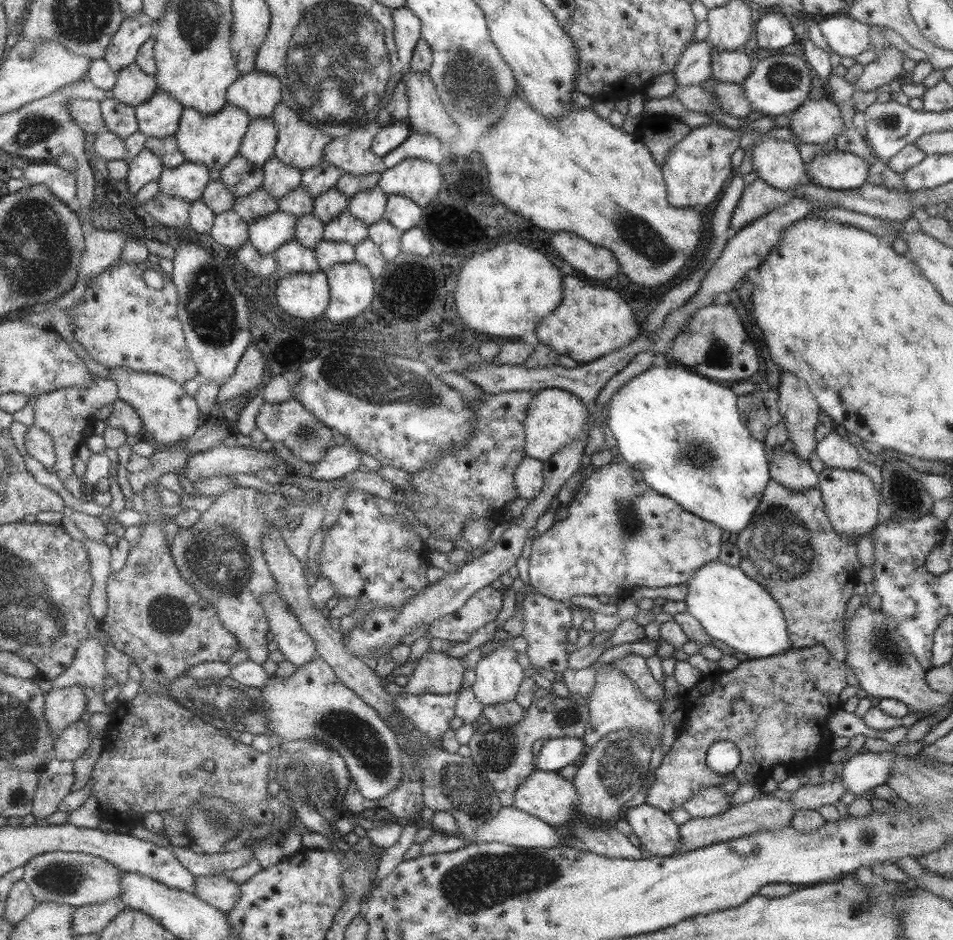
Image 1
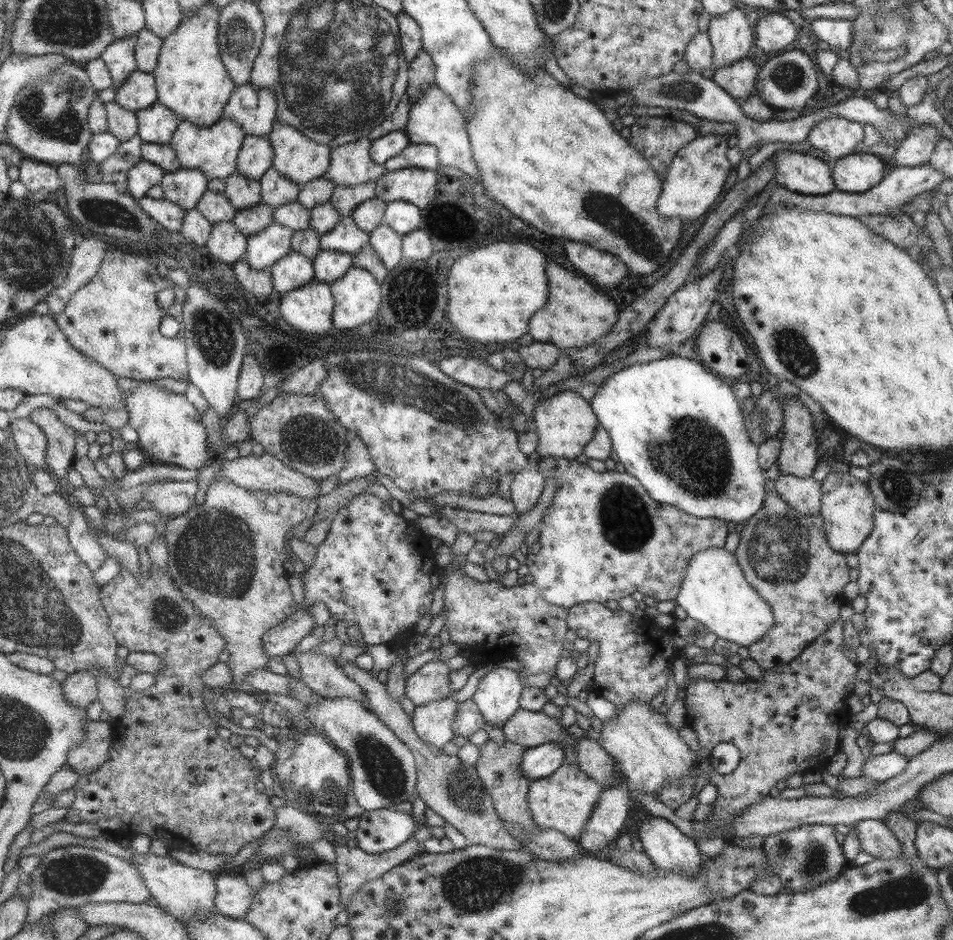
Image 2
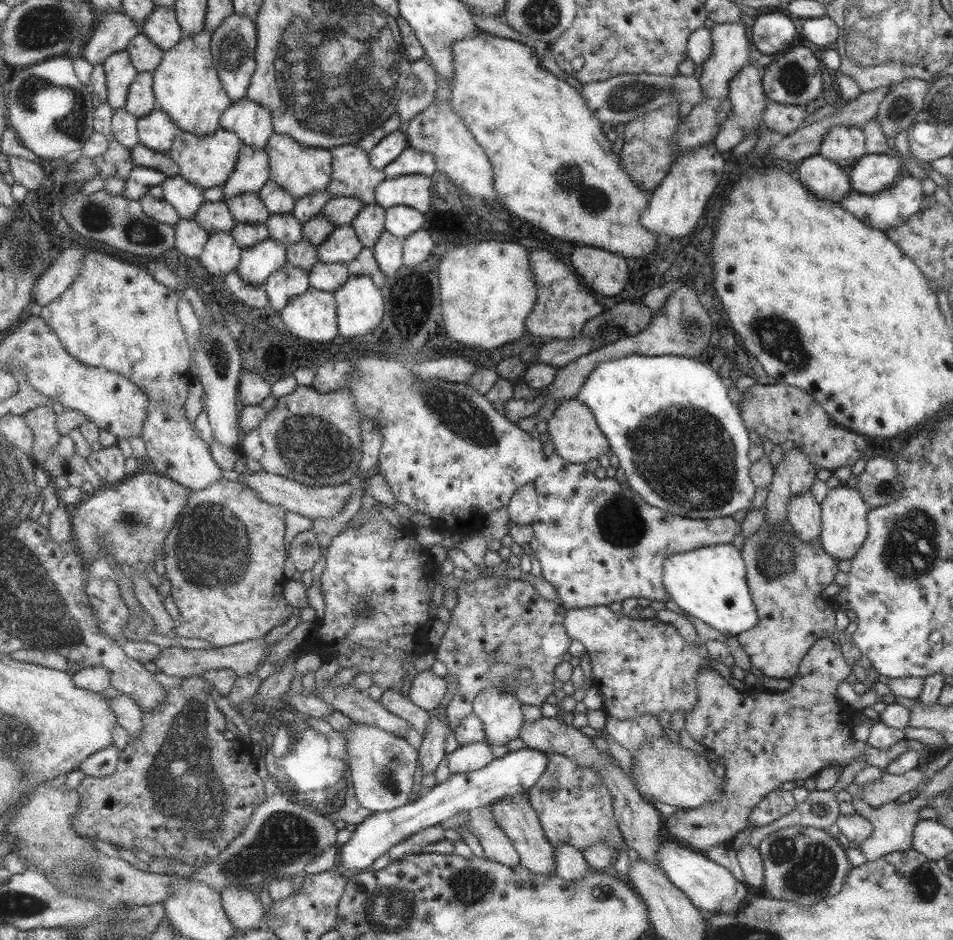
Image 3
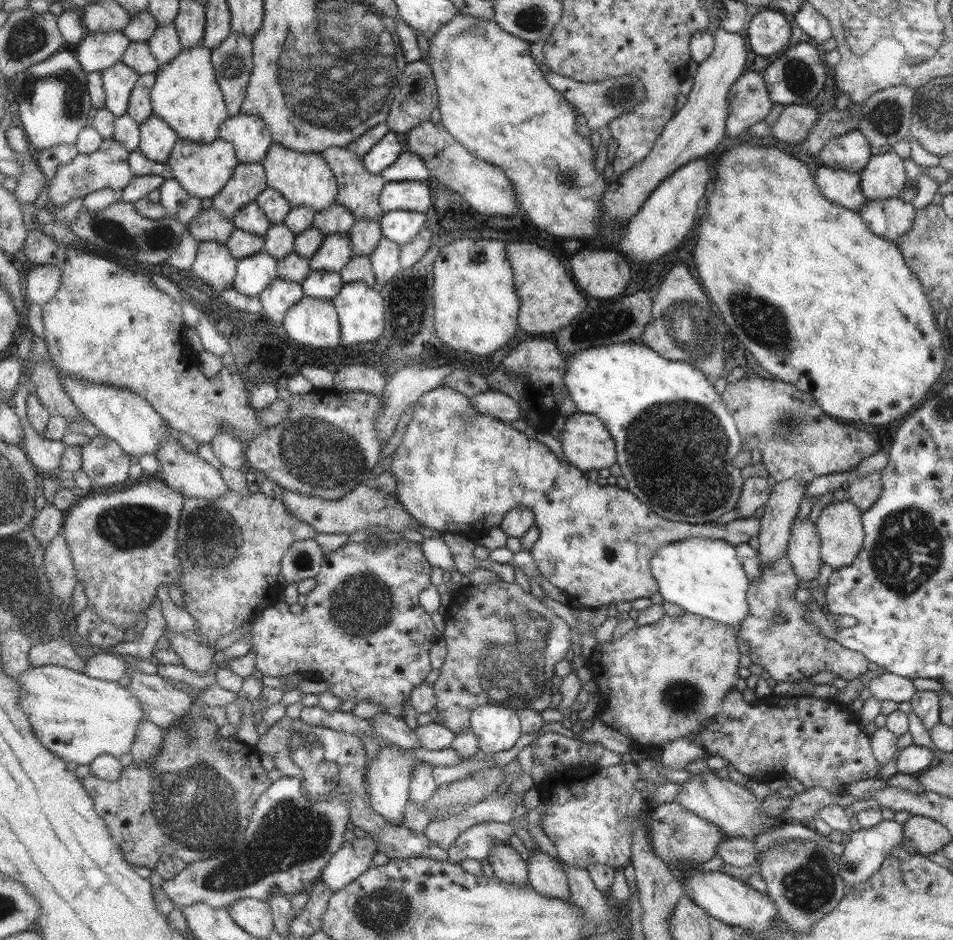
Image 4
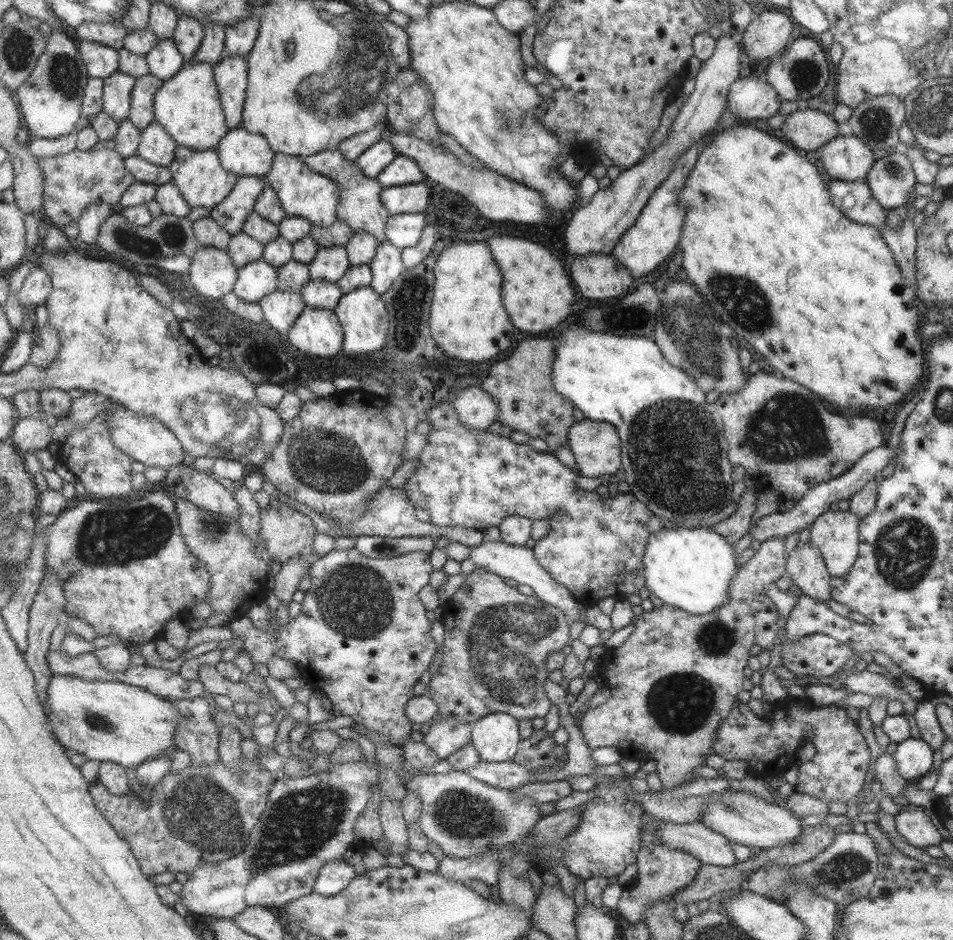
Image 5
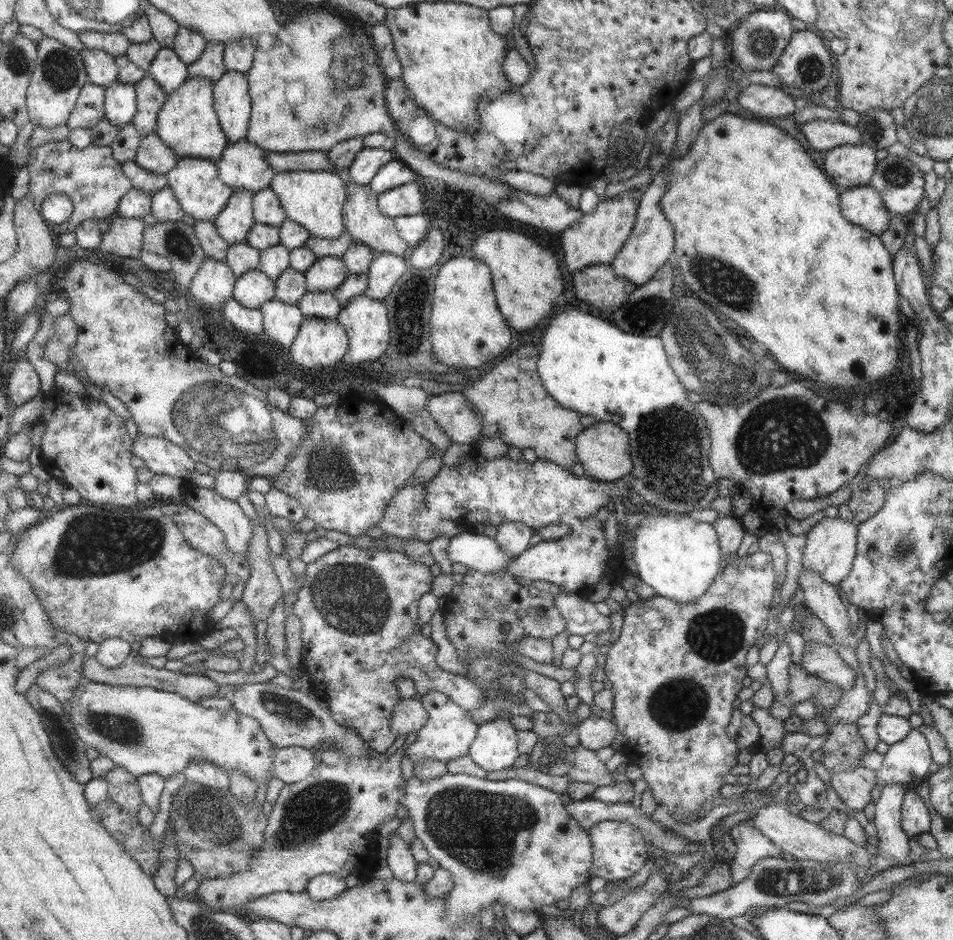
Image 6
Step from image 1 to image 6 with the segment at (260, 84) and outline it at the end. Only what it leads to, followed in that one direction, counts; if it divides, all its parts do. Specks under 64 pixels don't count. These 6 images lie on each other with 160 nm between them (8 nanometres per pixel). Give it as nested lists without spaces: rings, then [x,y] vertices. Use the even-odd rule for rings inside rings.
[[[239,139],[237,144],[230,144],[228,146],[223,154],[223,158],[217,163],[220,171],[219,178],[234,190],[250,190],[254,194],[271,187],[276,172],[269,166],[265,154],[266,151],[263,148],[259,148],[257,144],[251,144],[249,139]]]

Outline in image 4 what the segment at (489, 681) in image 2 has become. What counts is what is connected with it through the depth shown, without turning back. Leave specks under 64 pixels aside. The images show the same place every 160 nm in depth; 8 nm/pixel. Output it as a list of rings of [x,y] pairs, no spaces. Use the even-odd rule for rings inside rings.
[[[487,702],[471,713],[470,729],[478,738],[478,752],[504,752],[519,738],[518,711]]]

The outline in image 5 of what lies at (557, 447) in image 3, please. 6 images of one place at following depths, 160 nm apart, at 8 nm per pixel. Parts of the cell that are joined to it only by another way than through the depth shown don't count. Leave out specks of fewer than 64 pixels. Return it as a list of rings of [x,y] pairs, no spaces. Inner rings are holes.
[[[587,418],[571,424],[568,446],[574,456],[575,469],[586,478],[605,478],[621,466],[621,439],[610,423]]]

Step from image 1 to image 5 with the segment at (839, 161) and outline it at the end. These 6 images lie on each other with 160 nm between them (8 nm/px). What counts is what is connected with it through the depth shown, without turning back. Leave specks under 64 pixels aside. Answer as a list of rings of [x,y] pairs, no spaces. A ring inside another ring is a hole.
[[[887,152],[886,156],[874,161],[874,165],[871,166],[870,171],[864,178],[864,182],[867,187],[870,188],[871,194],[874,195],[875,201],[884,210],[899,208],[903,206],[909,200],[909,194],[913,190],[913,172],[911,172],[911,166],[909,166],[909,160],[905,155],[897,154],[894,152]]]

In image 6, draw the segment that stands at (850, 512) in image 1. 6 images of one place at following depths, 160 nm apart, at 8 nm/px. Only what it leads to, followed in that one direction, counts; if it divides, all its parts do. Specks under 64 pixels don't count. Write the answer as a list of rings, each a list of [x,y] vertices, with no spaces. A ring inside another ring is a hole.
[[[822,517],[808,531],[803,548],[802,567],[805,571],[818,572],[825,582],[837,586],[850,573],[857,553],[857,525],[855,520],[839,517]]]

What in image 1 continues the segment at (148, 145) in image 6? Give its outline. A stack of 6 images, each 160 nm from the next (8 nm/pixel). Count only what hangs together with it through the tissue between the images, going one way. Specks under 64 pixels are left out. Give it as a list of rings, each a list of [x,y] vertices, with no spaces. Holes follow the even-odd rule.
[[[158,88],[149,101],[135,107],[141,133],[148,139],[176,136],[184,109],[175,95]]]

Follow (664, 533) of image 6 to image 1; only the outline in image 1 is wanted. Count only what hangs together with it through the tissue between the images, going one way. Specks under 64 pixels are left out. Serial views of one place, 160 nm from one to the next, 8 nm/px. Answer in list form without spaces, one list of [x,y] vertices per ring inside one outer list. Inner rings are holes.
[[[718,559],[704,564],[687,582],[686,611],[715,640],[725,643],[749,659],[779,656],[790,651],[782,609],[770,593],[738,566],[727,566]]]

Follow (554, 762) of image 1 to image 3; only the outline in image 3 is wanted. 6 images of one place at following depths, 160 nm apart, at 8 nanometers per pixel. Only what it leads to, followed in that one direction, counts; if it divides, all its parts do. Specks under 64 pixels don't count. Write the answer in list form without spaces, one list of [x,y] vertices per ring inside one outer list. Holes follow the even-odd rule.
[[[518,749],[516,752],[508,752],[502,758],[495,758],[490,764],[487,764],[484,768],[479,768],[479,770],[449,775],[444,782],[424,790],[419,798],[395,810],[372,813],[365,822],[357,825],[349,841],[338,847],[336,866],[340,864],[346,869],[360,870],[360,872],[361,870],[369,870],[371,864],[377,858],[388,854],[395,844],[409,838],[412,834],[421,832],[424,828],[438,825],[439,822],[449,818],[449,816],[453,816],[453,814],[459,814],[461,811],[476,809],[480,806],[489,806],[497,799],[523,793],[530,789],[538,781],[538,778],[543,775],[543,771],[547,768],[546,756],[547,754],[532,749]]]

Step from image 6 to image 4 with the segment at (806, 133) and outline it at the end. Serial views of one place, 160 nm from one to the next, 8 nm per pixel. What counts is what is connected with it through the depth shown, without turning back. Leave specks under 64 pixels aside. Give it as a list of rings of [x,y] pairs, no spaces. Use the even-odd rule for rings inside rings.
[[[782,105],[776,122],[770,127],[771,135],[781,142],[799,144],[817,115],[815,109],[807,105]]]

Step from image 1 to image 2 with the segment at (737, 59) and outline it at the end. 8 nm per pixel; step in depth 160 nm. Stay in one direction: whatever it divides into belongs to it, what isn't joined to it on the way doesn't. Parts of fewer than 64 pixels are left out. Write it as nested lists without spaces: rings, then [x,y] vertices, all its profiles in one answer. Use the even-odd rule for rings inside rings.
[[[739,59],[730,65],[715,69],[712,81],[739,102],[753,94],[757,76],[757,68],[753,61]]]

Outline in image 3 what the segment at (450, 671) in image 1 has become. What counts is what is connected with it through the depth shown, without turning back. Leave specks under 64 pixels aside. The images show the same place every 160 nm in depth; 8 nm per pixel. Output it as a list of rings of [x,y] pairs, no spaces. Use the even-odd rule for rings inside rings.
[[[424,670],[411,681],[407,701],[421,710],[428,711],[438,707],[446,692],[444,678],[429,670]]]

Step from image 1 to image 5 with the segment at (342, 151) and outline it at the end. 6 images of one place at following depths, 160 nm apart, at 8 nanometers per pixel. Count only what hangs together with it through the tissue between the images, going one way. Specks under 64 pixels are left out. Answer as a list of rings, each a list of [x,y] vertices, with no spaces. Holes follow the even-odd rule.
[[[332,148],[315,154],[311,157],[301,158],[311,170],[334,180],[342,190],[338,206],[338,219],[349,224],[355,232],[367,231],[374,234],[381,243],[388,241],[386,235],[387,224],[390,221],[390,211],[382,202],[383,186],[377,179],[368,178],[355,161],[351,161],[338,148]]]

